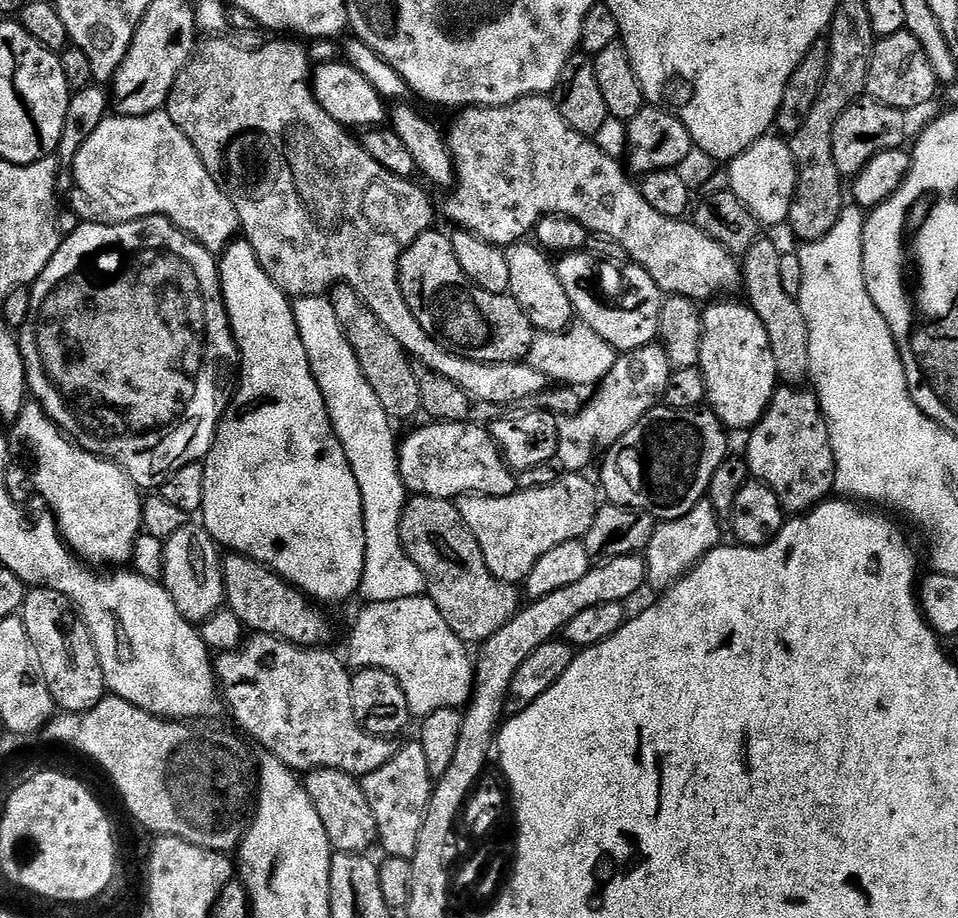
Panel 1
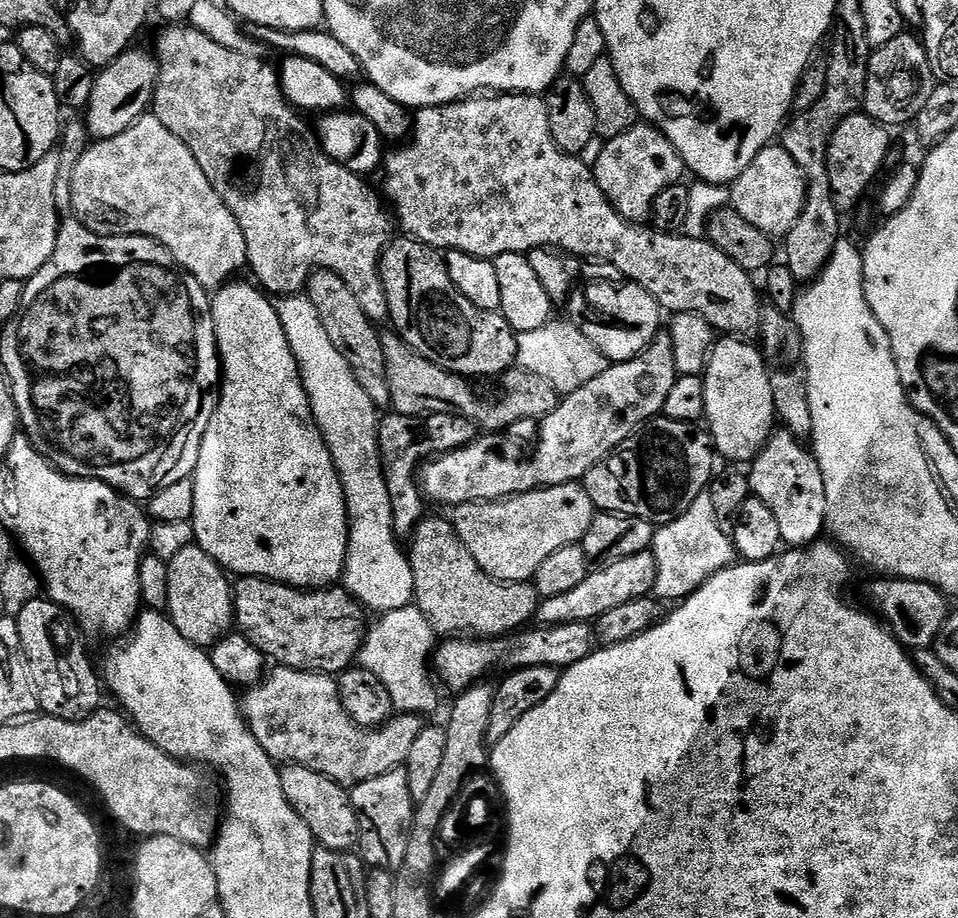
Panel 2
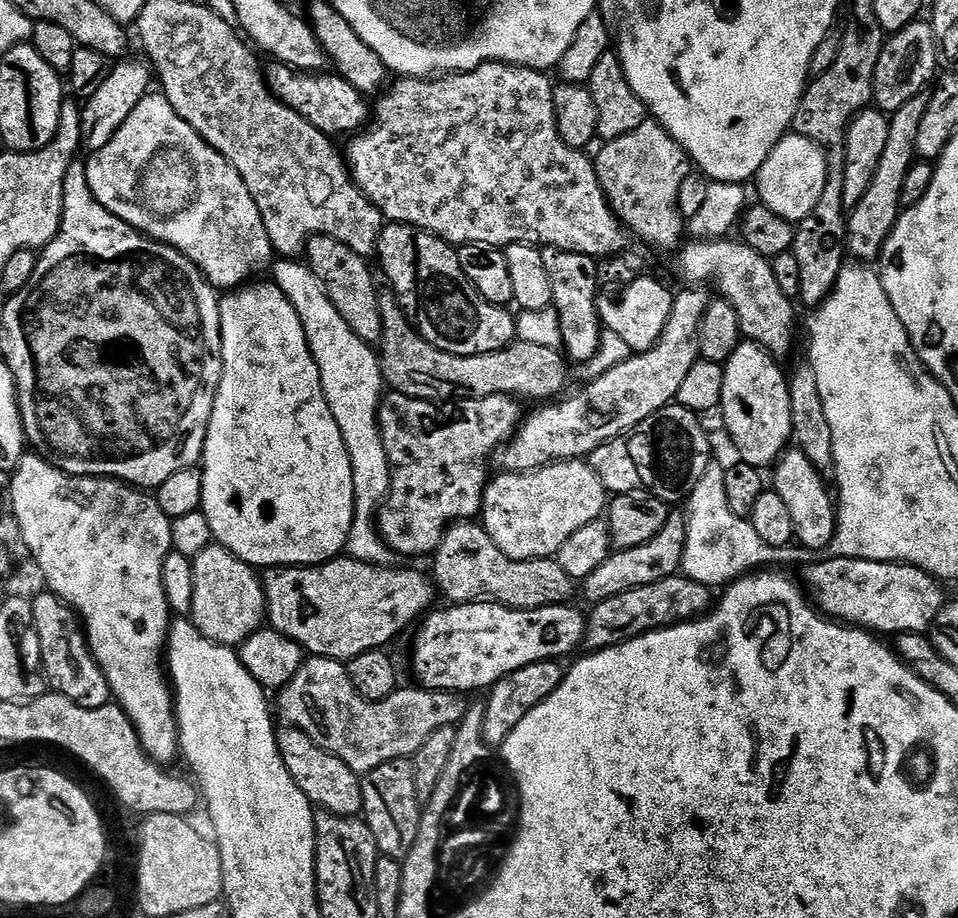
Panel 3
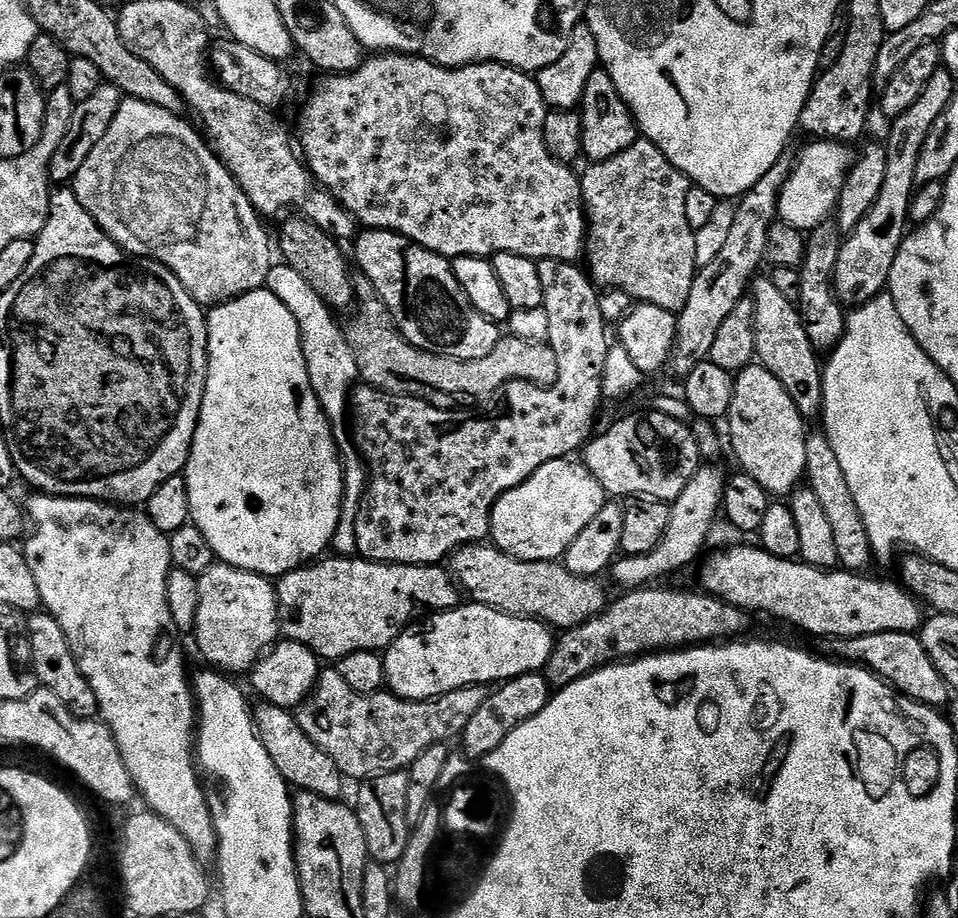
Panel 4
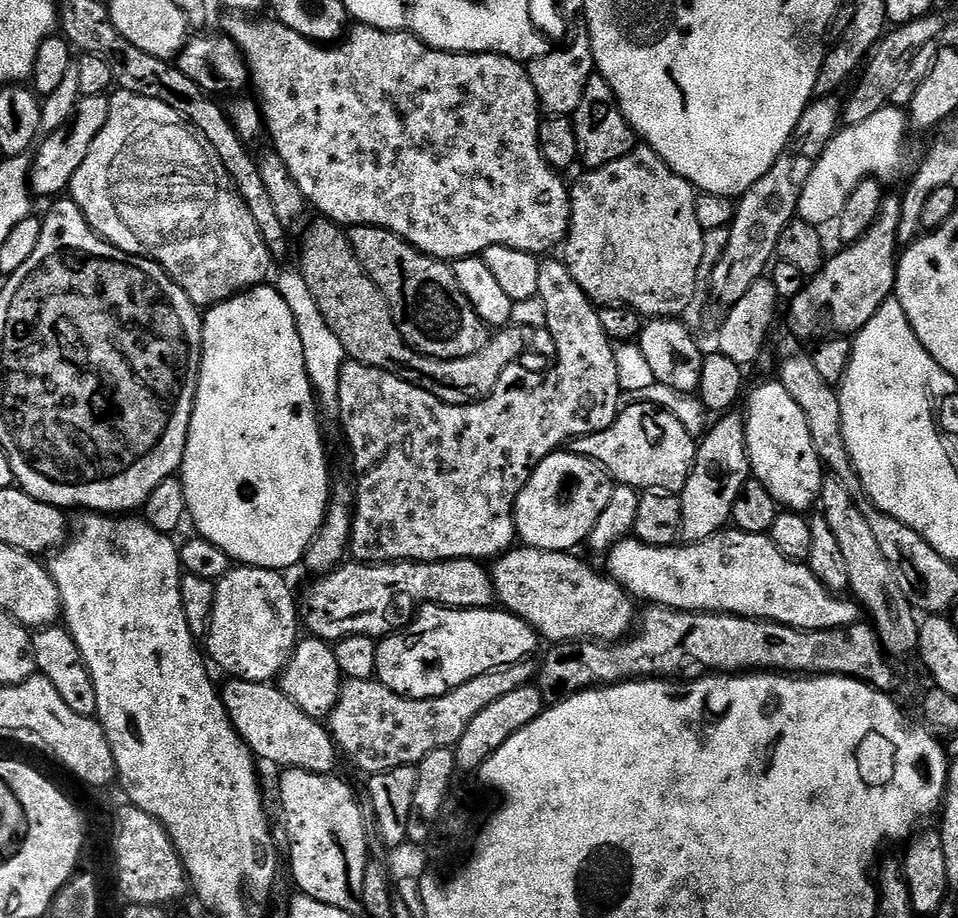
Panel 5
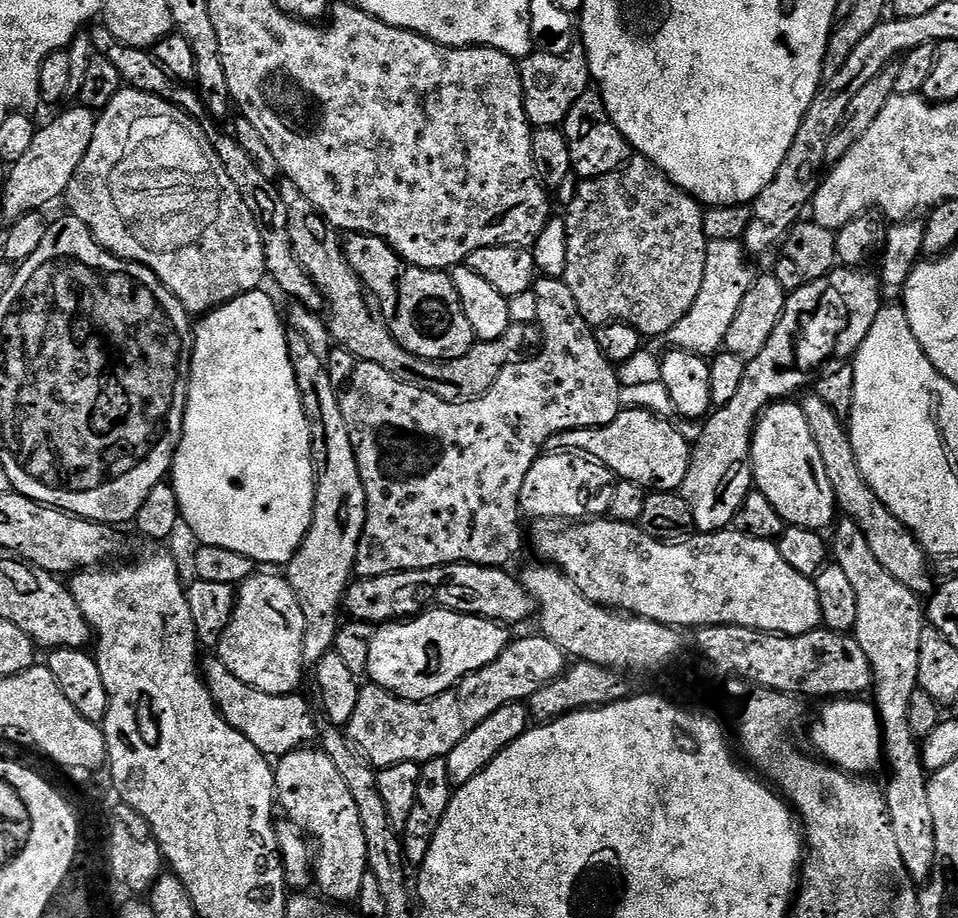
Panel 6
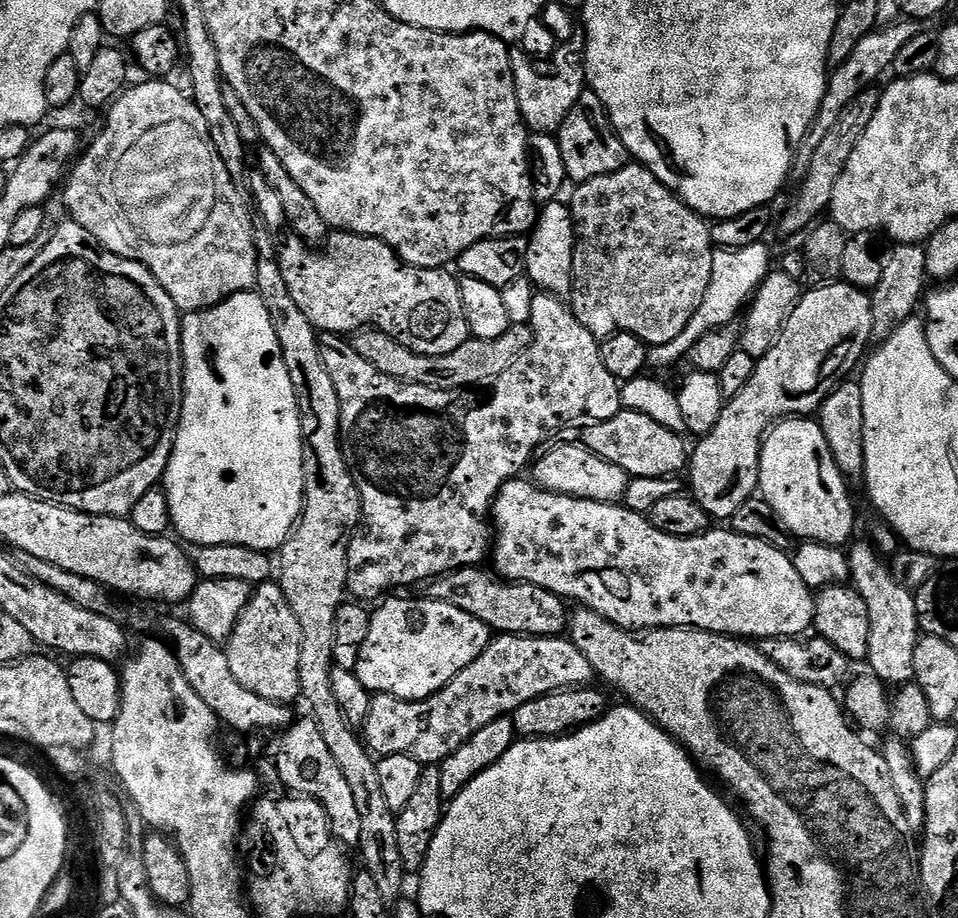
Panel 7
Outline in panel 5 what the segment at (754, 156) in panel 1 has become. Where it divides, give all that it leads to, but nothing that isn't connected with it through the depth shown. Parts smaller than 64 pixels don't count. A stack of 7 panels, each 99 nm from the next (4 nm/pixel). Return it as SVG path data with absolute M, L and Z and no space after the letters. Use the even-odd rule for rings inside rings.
M895 106L878 110L878 114L866 118L866 122L841 127L830 146L826 146L822 158L818 158L818 166L814 166L814 174L810 174L810 182L806 182L802 190L799 219L817 226L825 226L831 220L832 223L839 221L848 199L862 180L875 178L889 182L898 179L904 172L908 132L909 117Z

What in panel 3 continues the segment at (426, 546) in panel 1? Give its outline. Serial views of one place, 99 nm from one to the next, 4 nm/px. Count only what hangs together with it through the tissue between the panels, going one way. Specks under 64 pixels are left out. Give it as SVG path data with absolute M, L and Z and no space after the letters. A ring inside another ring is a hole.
M461 522L448 529L444 533L444 540L434 553L434 561L436 560L436 576L434 575L434 584L438 589L441 597L445 596L445 601L451 602L453 605L471 604L473 602L495 602L504 605L505 608L549 608L552 604L567 605L568 600L572 596L572 588L574 582L562 570L562 566L552 558L546 560L511 560L506 554L502 554L502 550L498 550L498 546L494 546L494 542L490 539L483 527L476 522Z

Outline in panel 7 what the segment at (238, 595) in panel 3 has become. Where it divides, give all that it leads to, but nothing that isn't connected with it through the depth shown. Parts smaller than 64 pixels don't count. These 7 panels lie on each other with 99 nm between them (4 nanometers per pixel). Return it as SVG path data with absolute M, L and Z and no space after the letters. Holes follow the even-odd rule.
M279 583L259 585L226 642L230 671L234 673L234 678L238 678L238 682L242 682L246 690L251 690L262 698L270 698L270 702L291 705L292 700L300 700L298 653L301 650L302 630Z

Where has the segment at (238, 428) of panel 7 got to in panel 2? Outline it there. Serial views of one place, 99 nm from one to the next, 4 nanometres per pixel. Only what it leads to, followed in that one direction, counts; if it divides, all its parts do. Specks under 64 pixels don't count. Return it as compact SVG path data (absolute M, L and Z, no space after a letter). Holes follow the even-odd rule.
M228 282L219 289L220 292L212 300L212 324L216 327L216 344L220 347L220 356L224 359L224 389L220 392L220 401L216 404L216 409L211 409L210 415L207 417L204 426L204 437L202 438L202 446L198 454L198 462L196 463L196 471L191 477L192 485L194 486L194 510L192 511L191 526L195 539L199 541L203 547L207 548L208 553L214 559L220 561L225 569L231 570L236 574L255 574L257 576L267 576L285 582L291 582L297 586L332 586L337 583L344 575L344 564L347 562L348 556L348 532L349 532L349 518L348 518L348 502L347 494L344 493L343 482L340 481L340 474L336 468L335 460L332 457L331 450L328 448L327 441L324 440L324 435L320 430L319 425L312 414L311 400L308 397L307 391L304 389L304 383L301 380L300 363L296 358L294 350L288 341L287 332L282 324L282 318L279 317L279 310L274 303L273 297L269 293L261 290L255 283L249 284L232 284L236 282Z

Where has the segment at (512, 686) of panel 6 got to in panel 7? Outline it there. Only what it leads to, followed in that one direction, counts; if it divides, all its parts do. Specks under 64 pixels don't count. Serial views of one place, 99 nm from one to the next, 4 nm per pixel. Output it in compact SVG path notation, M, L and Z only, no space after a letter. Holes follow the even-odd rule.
M497 635L489 639L486 650L466 666L442 690L438 690L425 700L403 700L390 694L373 695L370 702L370 714L366 714L362 729L362 739L369 752L377 757L390 754L406 754L425 766L439 766L462 742L474 738L482 726L490 726L494 718L511 716L518 706L525 702L534 702L534 698L542 698L551 692L559 692L561 688L578 688L593 683L594 673L586 654L574 646L571 639L564 636L509 636Z

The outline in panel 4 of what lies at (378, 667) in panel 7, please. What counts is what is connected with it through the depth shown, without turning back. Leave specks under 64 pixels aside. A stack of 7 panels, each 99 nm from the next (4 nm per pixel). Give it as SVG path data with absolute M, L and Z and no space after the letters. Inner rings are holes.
M475 602L465 603L449 612L432 612L429 617L425 624L405 627L400 637L383 653L387 687L404 700L435 700L437 696L469 688L471 684L496 686L515 676L540 672L548 665L557 641L553 629L542 620L511 616L509 612L500 612L497 608Z

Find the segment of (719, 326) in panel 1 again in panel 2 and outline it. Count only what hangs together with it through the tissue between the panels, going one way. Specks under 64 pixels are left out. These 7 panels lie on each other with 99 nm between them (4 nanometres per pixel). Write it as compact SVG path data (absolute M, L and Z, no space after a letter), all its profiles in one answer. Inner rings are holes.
M736 334L721 335L712 355L708 357L706 371L703 373L706 386L703 419L719 455L728 456L724 458L732 462L751 461L778 424L773 373L768 372L769 361L765 353L757 345L756 348L748 338Z

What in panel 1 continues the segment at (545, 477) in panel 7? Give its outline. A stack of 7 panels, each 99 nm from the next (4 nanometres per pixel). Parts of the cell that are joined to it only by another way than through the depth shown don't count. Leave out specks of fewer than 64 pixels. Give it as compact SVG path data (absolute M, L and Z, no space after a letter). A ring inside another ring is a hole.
M564 474L561 477L553 484L528 488L525 492L514 490L508 496L470 495L455 501L494 578L519 585L527 581L530 570L534 570L542 554L554 550L554 546L562 546L562 542L579 540L590 530L590 522L594 522L598 507L597 485L593 481L592 485L584 474Z

